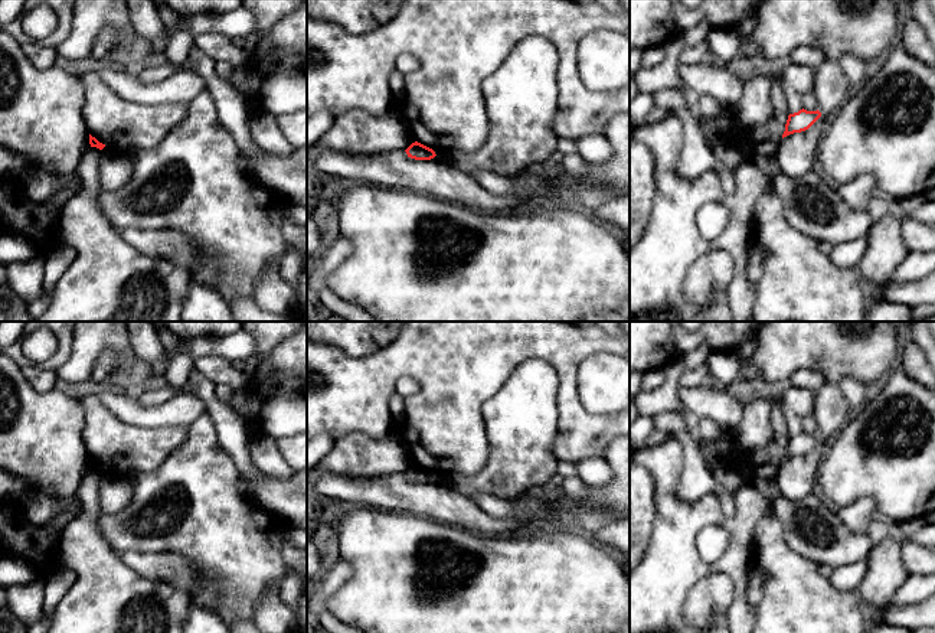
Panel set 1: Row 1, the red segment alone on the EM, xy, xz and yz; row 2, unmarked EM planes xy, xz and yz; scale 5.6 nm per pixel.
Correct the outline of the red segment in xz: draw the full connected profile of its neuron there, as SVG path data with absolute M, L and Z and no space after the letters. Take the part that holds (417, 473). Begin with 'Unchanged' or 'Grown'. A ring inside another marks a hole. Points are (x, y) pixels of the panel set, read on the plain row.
Unchanged. M418 464L412 466L405 474L408 480L415 482L415 483L431 483L437 479L432 472Z

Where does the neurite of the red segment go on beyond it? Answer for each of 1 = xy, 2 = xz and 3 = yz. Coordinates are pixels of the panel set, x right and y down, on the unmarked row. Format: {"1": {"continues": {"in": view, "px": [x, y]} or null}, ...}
{"1": {"continues": null}, "2": {"continues": null}, "3": {"continues": null}}

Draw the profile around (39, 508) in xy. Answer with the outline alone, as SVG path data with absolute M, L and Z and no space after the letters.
M43 492L26 493L19 506L26 521L35 526L46 525L63 512L72 512L73 516L82 513L82 503L76 496L55 497Z

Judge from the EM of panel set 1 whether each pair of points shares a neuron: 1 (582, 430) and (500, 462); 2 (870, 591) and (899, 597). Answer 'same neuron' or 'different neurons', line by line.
1: different neurons
2: different neurons

